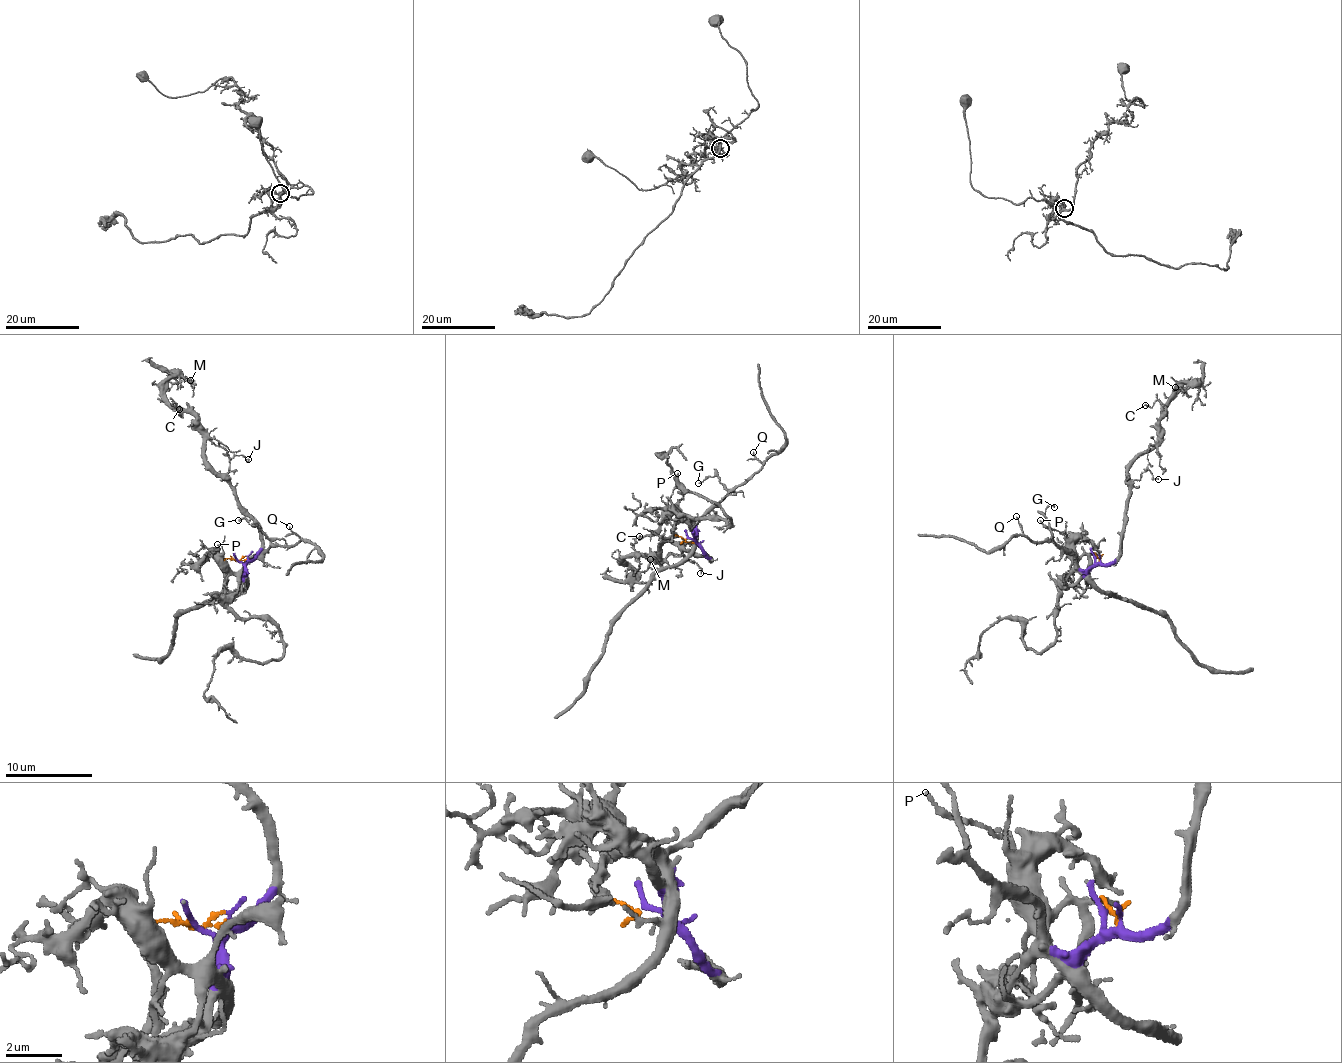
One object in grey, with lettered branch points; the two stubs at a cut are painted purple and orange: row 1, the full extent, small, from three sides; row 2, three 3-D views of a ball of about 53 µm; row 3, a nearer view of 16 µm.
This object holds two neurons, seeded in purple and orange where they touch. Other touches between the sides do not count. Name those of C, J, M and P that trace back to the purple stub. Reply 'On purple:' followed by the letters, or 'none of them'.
On purple: C, J, M

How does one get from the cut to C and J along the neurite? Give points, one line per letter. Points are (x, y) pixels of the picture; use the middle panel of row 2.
C: (697, 542), (711, 559), (669, 541), (656, 559), (637, 553), (633, 545), (640, 535)
J: (697, 542), (711, 559), (708, 554), (683, 550), (701, 573)

